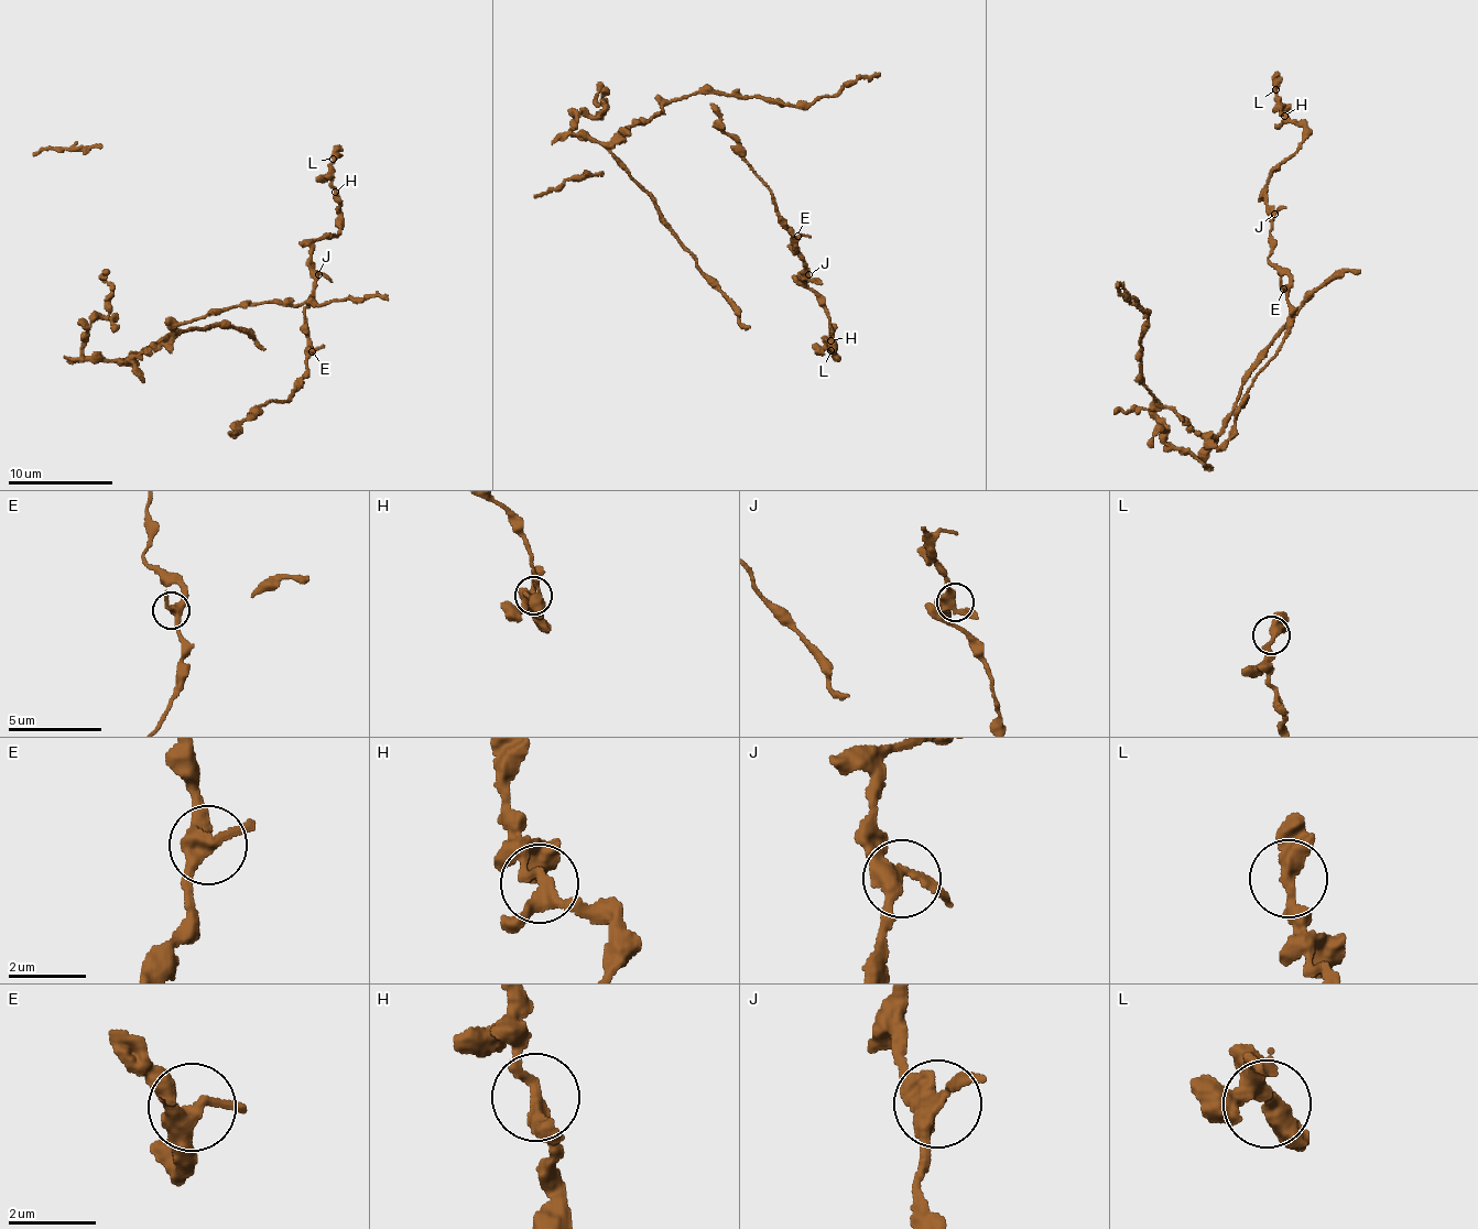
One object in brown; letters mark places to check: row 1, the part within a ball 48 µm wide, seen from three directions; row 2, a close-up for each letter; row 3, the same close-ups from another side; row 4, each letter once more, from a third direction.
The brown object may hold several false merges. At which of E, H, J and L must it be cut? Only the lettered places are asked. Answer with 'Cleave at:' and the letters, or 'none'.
Cleave at: none

